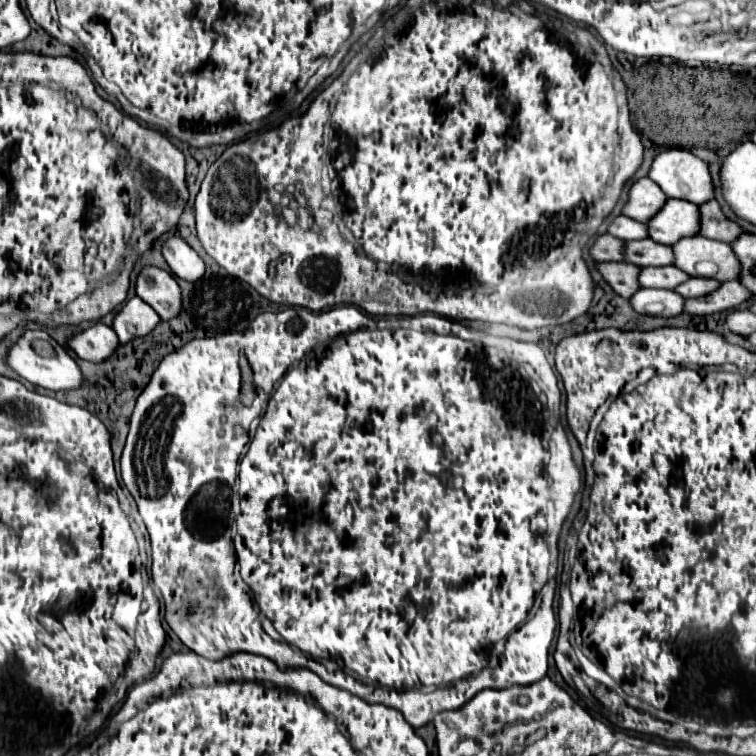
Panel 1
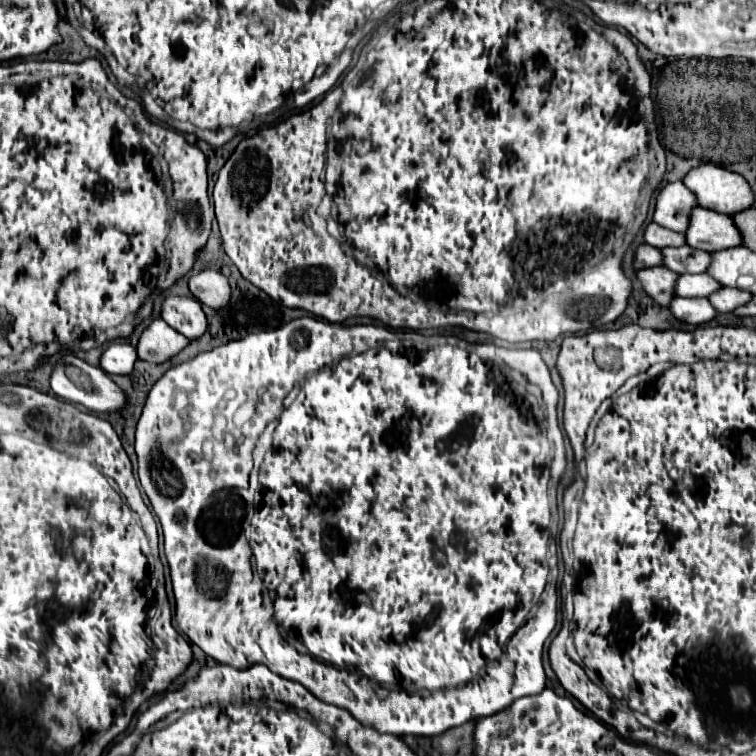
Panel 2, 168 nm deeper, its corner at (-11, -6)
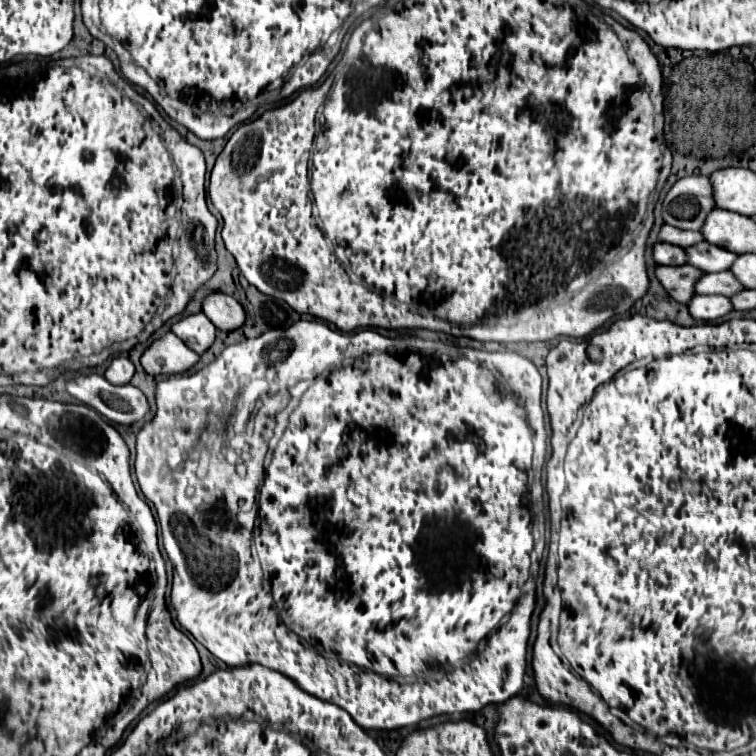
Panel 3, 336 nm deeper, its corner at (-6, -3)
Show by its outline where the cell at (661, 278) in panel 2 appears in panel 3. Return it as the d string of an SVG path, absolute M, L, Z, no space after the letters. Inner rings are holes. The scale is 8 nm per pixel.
M690 264L656 268L656 276L662 282L662 286L666 288L666 292L682 304L686 304L686 300L690 300L696 294L694 286L696 286L698 278L702 278L702 274L706 274L706 272L702 272L700 268L694 268Z

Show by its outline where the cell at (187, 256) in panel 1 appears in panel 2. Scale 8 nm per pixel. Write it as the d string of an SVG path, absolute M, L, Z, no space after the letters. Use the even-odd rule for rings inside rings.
M209 267L189 277L189 289L193 297L197 297L201 303L209 307L225 307L231 295L227 277Z

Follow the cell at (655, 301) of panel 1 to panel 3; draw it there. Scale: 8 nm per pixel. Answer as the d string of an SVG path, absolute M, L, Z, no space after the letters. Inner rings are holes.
M696 294L688 302L688 308L696 320L714 320L734 310L728 296L700 296L700 294Z

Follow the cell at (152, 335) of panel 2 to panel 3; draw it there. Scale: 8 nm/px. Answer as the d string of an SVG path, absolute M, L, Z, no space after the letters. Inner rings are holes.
M166 334L156 340L142 356L142 368L152 376L172 376L190 370L200 360L176 334Z

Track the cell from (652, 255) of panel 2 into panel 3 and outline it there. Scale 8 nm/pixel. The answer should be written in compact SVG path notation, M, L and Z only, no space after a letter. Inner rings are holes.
M660 242L654 246L654 260L666 266L682 266L686 264L686 252L680 246Z

